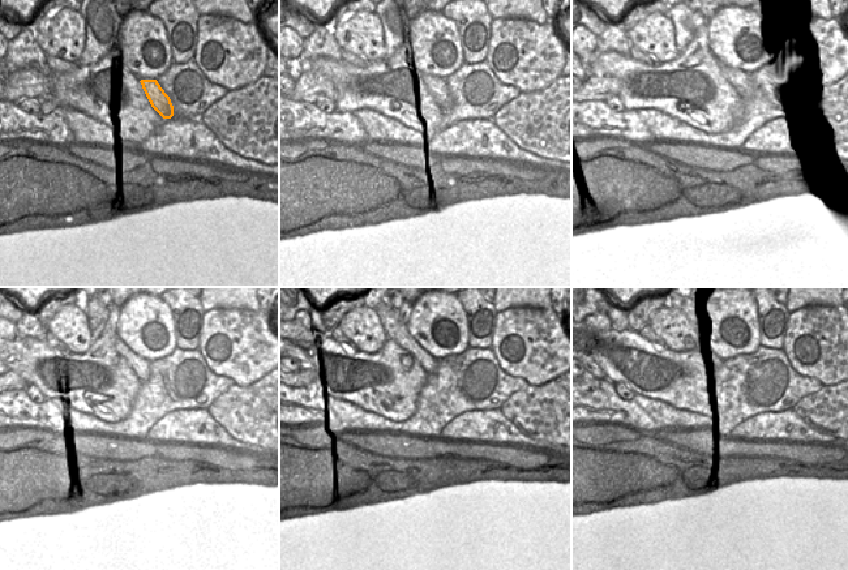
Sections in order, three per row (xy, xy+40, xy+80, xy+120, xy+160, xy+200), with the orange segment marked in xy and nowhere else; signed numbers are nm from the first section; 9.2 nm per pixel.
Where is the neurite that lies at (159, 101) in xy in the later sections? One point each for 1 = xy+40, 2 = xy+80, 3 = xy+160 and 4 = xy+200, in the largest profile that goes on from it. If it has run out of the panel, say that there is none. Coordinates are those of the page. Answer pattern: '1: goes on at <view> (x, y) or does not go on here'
1: goes on at xy+40 (437, 85)
2: goes on at xy+80 (740, 81)
3: goes on at xy+160 (389, 317)
4: goes on at xy+200 (702, 338)

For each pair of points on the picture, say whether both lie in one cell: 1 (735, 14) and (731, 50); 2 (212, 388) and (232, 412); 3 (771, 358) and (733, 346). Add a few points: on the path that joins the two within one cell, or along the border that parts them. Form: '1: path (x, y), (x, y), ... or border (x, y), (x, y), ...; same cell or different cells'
1: path (732, 24), (731, 41); same cell
2: border (234, 384), (208, 408), (209, 415), (219, 425); different cells
3: border (761, 346), (749, 354), (739, 354), (729, 359); different cells

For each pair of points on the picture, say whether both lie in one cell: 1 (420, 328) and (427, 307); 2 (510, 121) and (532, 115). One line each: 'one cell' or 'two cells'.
1: one cell
2: one cell

